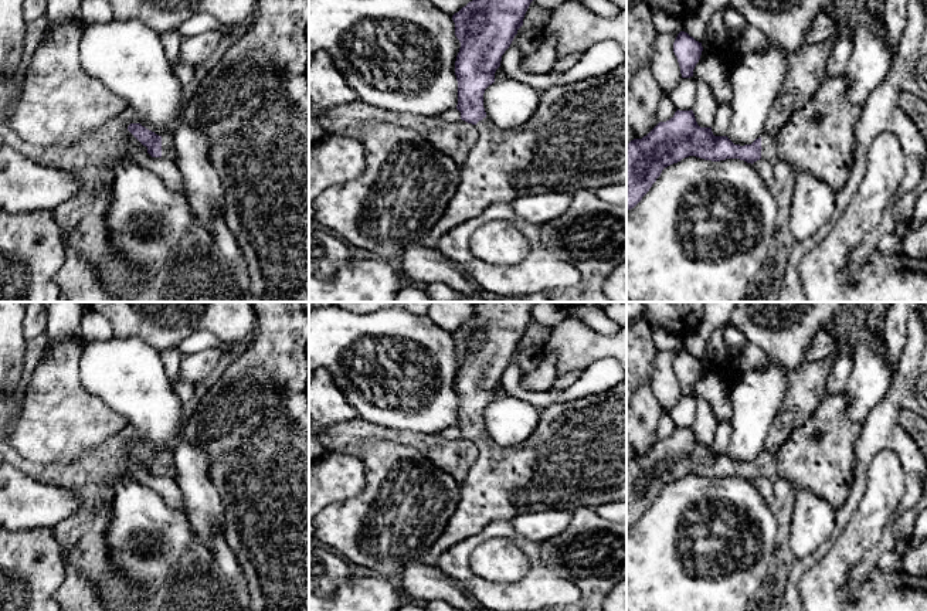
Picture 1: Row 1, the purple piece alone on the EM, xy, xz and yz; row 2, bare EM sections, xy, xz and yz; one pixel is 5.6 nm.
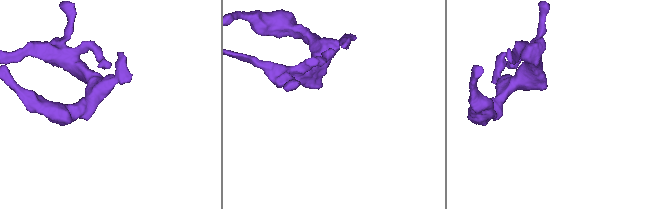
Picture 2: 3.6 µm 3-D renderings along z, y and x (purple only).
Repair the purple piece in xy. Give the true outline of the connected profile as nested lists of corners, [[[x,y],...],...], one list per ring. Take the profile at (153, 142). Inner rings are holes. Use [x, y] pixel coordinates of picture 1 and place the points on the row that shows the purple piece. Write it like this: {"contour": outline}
{"contour": [[[130,123],[128,130],[143,145],[147,147],[147,153],[152,157],[162,157],[167,160],[176,159],[176,150],[173,145],[173,139],[169,135],[156,135],[154,132],[146,129],[140,123]]]}

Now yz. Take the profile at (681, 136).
{"contour": [[[825,77],[816,94],[798,111],[792,112],[780,133],[774,138],[763,135],[751,145],[734,145],[727,136],[714,136],[712,128],[700,128],[693,111],[676,111],[666,120],[659,122],[642,139],[627,143],[627,210],[634,208],[649,191],[662,170],[685,157],[696,156],[720,162],[740,159],[754,163],[761,157],[774,164],[788,162],[798,173],[809,173],[824,180],[832,190],[841,190],[849,179],[853,166],[855,125],[862,108],[848,101],[848,79],[845,77]]]}

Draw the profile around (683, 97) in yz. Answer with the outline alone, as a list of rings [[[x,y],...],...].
[[[695,77],[682,78],[679,85],[670,94],[670,99],[676,109],[690,111],[696,103],[696,79]]]

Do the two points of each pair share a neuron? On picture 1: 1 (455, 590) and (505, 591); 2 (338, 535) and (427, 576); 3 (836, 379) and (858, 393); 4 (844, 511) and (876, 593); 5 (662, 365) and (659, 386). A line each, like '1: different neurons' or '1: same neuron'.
1: different neurons
2: different neurons
3: different neurons
4: different neurons
5: same neuron

